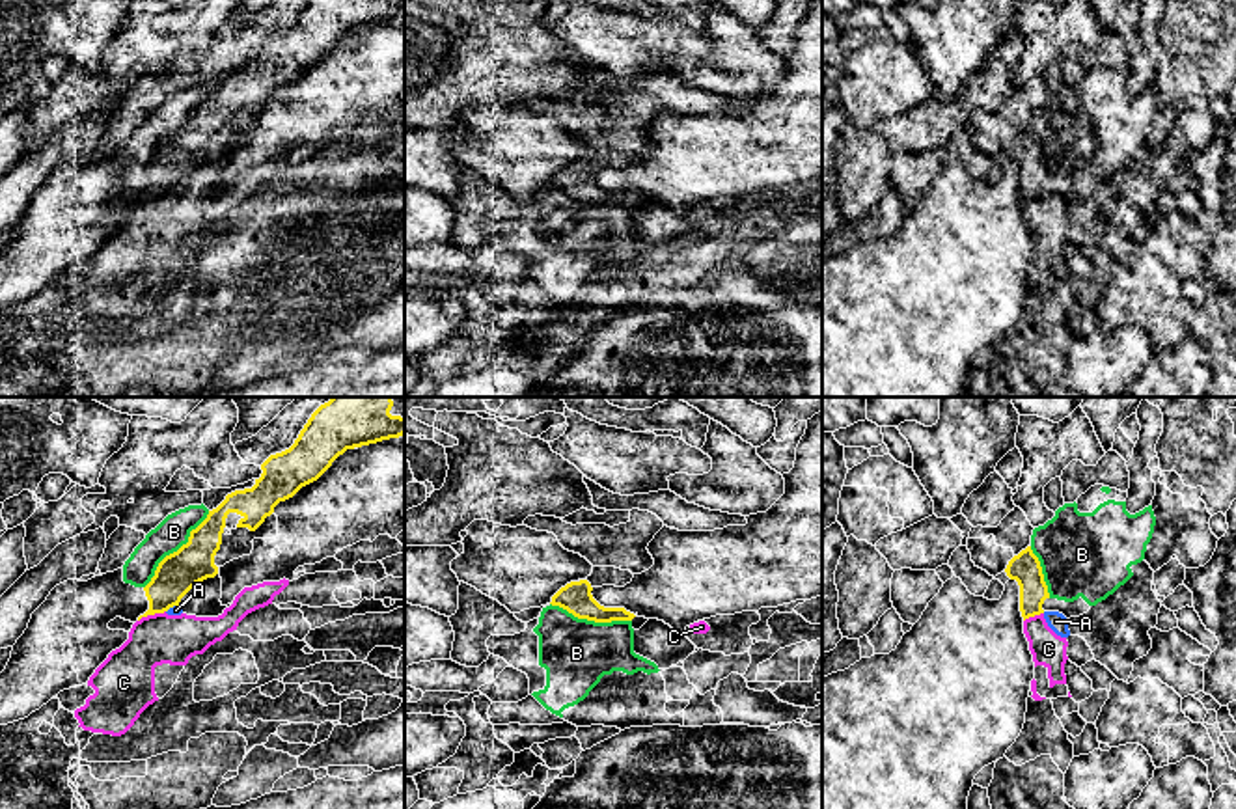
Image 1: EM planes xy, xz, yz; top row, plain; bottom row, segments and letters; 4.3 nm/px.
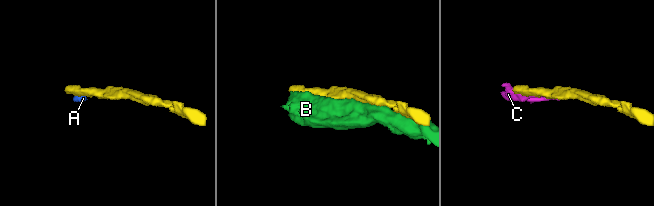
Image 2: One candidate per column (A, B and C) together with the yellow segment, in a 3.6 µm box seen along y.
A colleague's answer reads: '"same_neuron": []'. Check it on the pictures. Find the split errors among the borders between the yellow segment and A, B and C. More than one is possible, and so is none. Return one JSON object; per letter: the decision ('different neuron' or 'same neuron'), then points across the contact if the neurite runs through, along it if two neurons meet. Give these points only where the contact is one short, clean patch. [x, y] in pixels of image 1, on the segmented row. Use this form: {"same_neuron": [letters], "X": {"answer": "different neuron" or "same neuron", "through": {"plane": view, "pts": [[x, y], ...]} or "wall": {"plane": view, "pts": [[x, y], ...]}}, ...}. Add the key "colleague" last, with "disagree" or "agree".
{"same_neuron": [], "A": {"answer": "different neuron", "wall": {"plane": "xy", "pts": [[178, 604], [166, 612]]}}, "B": {"answer": "different neuron"}, "C": {"answer": "different neuron", "wall": {"plane": "xy", "pts": [[164, 610], [144, 616], [138, 621]]}}, "colleague": "agree"}

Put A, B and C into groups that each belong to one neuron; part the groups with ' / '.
A C / B

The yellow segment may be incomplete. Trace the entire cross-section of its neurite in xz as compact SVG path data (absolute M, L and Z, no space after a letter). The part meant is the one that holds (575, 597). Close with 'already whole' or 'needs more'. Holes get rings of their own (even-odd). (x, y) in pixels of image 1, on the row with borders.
M587 580L570 582L552 596L552 606L559 606L578 619L595 623L632 621L636 615L625 608L604 608L593 595Z; already whole

